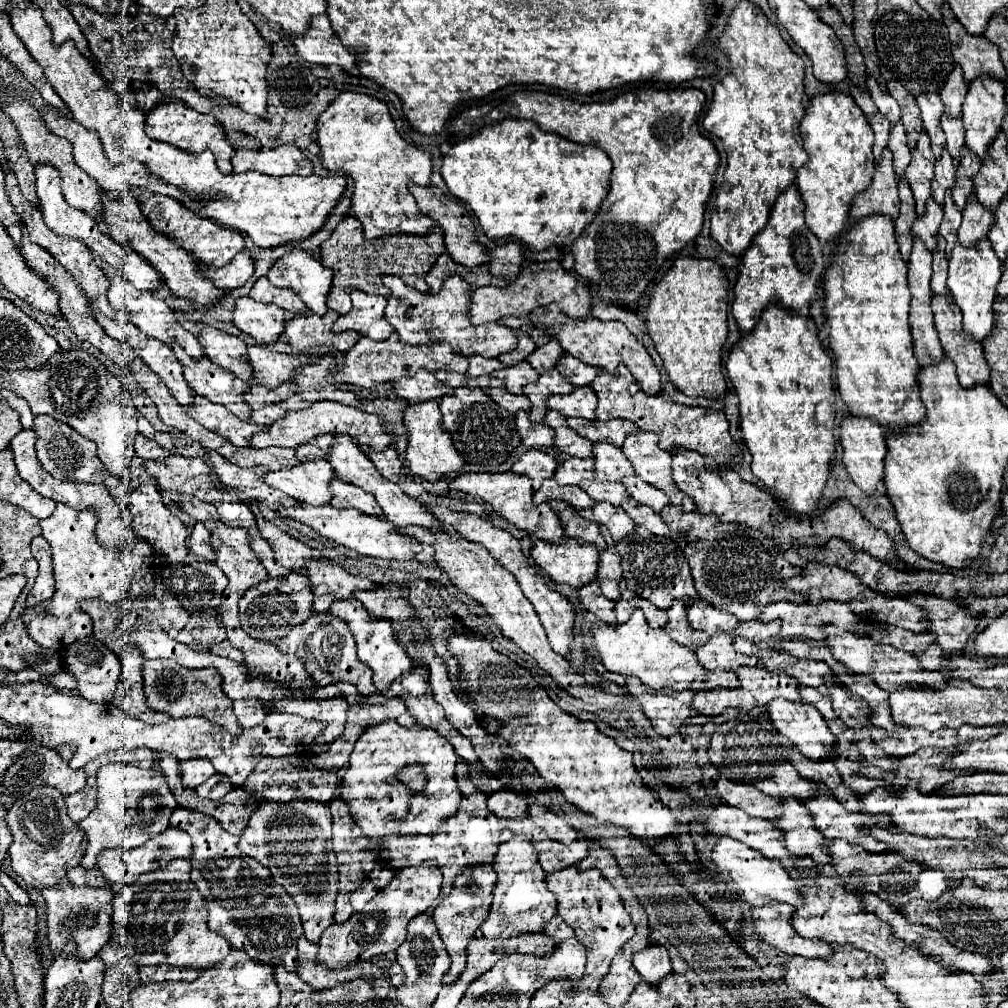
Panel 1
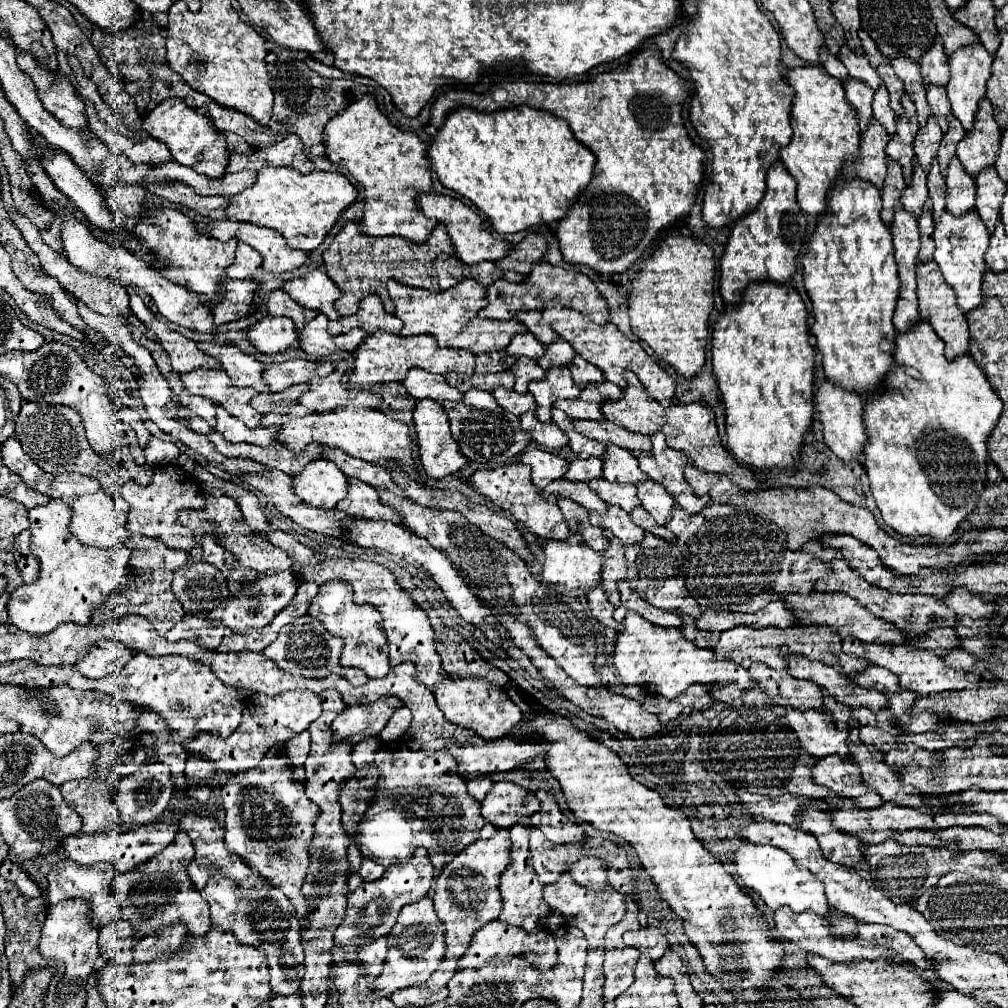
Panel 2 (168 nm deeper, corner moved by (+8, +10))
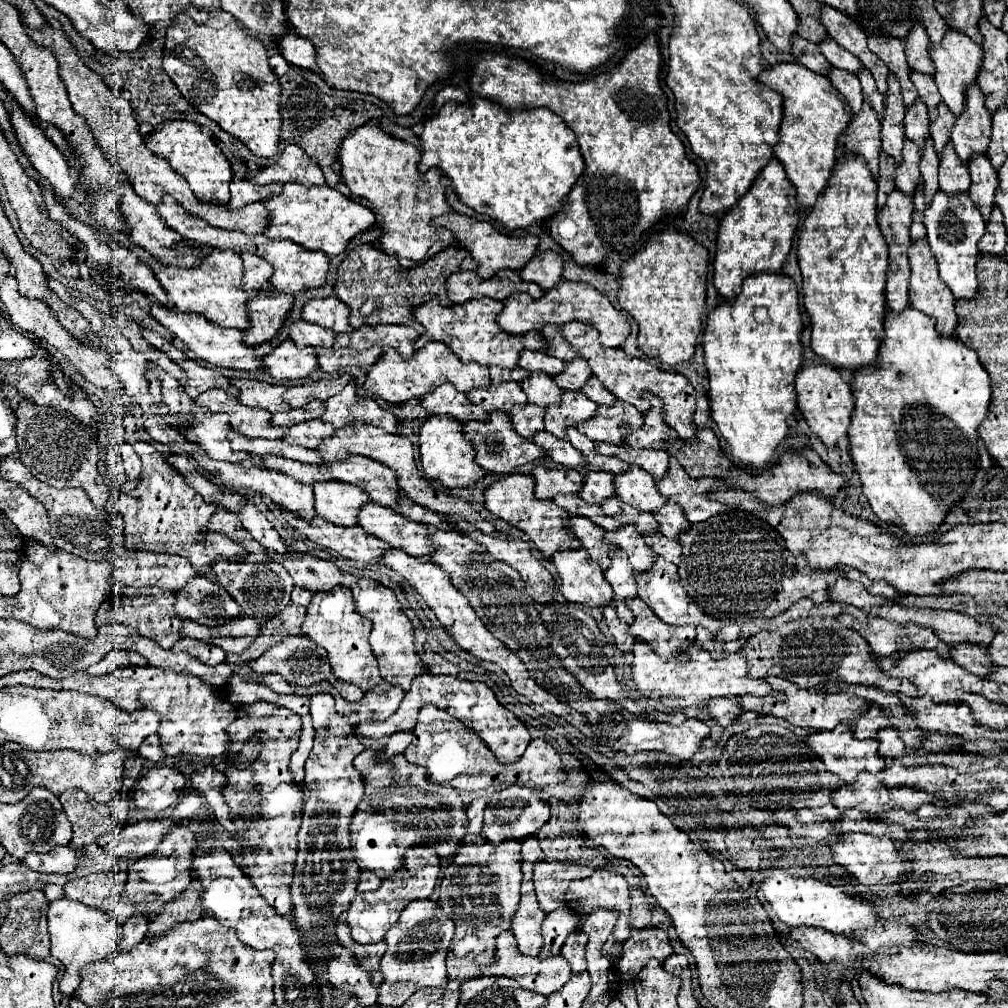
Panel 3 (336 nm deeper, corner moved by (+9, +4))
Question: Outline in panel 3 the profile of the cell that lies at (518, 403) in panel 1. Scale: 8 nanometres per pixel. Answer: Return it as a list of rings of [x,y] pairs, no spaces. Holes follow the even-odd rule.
[[[515,405],[515,409],[511,409],[509,413],[509,421],[515,427],[515,431],[525,437],[531,439],[531,435],[535,431],[543,429],[543,415],[545,415],[545,407],[535,407],[535,405]]]

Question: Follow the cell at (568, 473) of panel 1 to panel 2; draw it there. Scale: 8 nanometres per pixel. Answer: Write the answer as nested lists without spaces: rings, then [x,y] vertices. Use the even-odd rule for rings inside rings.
[[[598,457],[574,459],[566,473],[568,481],[582,481],[582,483],[588,483],[598,477],[602,477],[602,459],[598,459]]]

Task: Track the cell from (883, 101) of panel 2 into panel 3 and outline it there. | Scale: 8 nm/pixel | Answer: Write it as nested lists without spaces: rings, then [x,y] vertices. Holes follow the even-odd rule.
[[[865,69],[863,73],[857,75],[859,81],[861,81],[861,87],[863,87],[863,99],[871,105],[871,109],[879,115],[879,119],[883,119],[885,115],[885,105],[883,105],[883,95],[877,91],[877,85],[875,85],[875,79],[871,77],[871,73]]]

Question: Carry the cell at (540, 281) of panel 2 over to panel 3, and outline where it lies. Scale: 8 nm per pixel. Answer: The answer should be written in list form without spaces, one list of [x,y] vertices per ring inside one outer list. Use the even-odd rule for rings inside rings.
[[[559,281],[553,289],[545,291],[541,299],[533,299],[527,293],[515,293],[511,295],[505,305],[503,311],[497,315],[497,325],[507,331],[507,333],[527,333],[533,329],[541,329],[543,323],[555,323],[555,325],[563,325],[567,321],[583,321],[587,325],[593,325],[599,331],[599,341],[605,347],[623,347],[625,337],[629,335],[629,323],[627,319],[611,305],[611,301],[599,293],[595,287],[591,287],[589,283],[575,283],[575,281]]]

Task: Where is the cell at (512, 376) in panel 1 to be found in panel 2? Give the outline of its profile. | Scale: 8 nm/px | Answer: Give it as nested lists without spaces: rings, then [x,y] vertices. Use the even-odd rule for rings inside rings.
[[[518,359],[510,371],[516,377],[516,385],[514,385],[516,393],[528,393],[528,383],[540,381],[546,375],[546,371],[532,359]]]

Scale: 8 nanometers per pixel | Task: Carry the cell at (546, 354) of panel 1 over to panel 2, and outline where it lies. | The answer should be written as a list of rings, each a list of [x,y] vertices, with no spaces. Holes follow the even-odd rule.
[[[558,339],[556,343],[546,347],[546,355],[538,359],[538,365],[542,369],[552,369],[552,367],[566,367],[566,363],[576,357],[576,351],[566,343],[564,339]]]

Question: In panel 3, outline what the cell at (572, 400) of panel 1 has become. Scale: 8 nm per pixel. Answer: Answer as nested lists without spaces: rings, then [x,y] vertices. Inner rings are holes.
[[[615,401],[613,405],[599,405],[597,413],[575,425],[583,435],[587,435],[591,441],[605,441],[605,443],[623,443],[623,433],[621,423],[627,423],[631,429],[637,425],[643,425],[643,417],[637,411],[637,407],[625,403],[625,401]]]

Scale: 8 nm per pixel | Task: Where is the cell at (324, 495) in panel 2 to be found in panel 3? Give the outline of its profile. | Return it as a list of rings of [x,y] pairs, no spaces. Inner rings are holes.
[[[317,481],[313,483],[315,511],[325,521],[351,527],[357,523],[357,509],[369,501],[367,493],[343,481]]]

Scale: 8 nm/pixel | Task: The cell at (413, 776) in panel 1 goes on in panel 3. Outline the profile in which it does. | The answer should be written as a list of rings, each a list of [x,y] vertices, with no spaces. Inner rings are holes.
[[[365,749],[355,761],[355,769],[365,783],[365,797],[359,803],[351,823],[351,849],[359,869],[367,869],[377,877],[391,877],[401,869],[404,853],[412,847],[407,841],[451,841],[467,835],[469,819],[461,795],[445,791],[431,783],[421,765],[409,763],[403,755],[395,755],[387,761],[379,761],[373,749]],[[393,839],[399,843],[397,846]]]

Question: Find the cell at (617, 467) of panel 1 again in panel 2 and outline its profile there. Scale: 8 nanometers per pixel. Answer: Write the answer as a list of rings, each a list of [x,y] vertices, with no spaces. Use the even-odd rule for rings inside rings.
[[[610,445],[606,449],[604,455],[604,479],[608,479],[610,483],[618,481],[618,483],[640,483],[640,481],[648,481],[648,477],[640,471],[638,467],[638,459],[632,451]]]

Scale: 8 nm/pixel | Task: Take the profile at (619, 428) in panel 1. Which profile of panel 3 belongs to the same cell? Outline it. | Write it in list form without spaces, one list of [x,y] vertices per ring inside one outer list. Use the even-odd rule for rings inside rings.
[[[597,443],[595,449],[601,455],[613,455],[623,459],[629,465],[639,465],[647,473],[651,473],[655,479],[667,473],[669,455],[663,449],[633,449],[629,445],[611,445],[611,443]]]

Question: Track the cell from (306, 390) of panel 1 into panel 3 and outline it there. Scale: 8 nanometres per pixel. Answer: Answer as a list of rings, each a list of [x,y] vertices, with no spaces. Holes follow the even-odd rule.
[[[347,383],[345,389],[325,401],[325,411],[321,415],[323,421],[331,423],[333,427],[347,425],[351,421],[359,423],[373,423],[387,433],[399,433],[397,431],[397,419],[391,411],[377,405],[375,399],[359,395],[355,391],[355,383]]]

